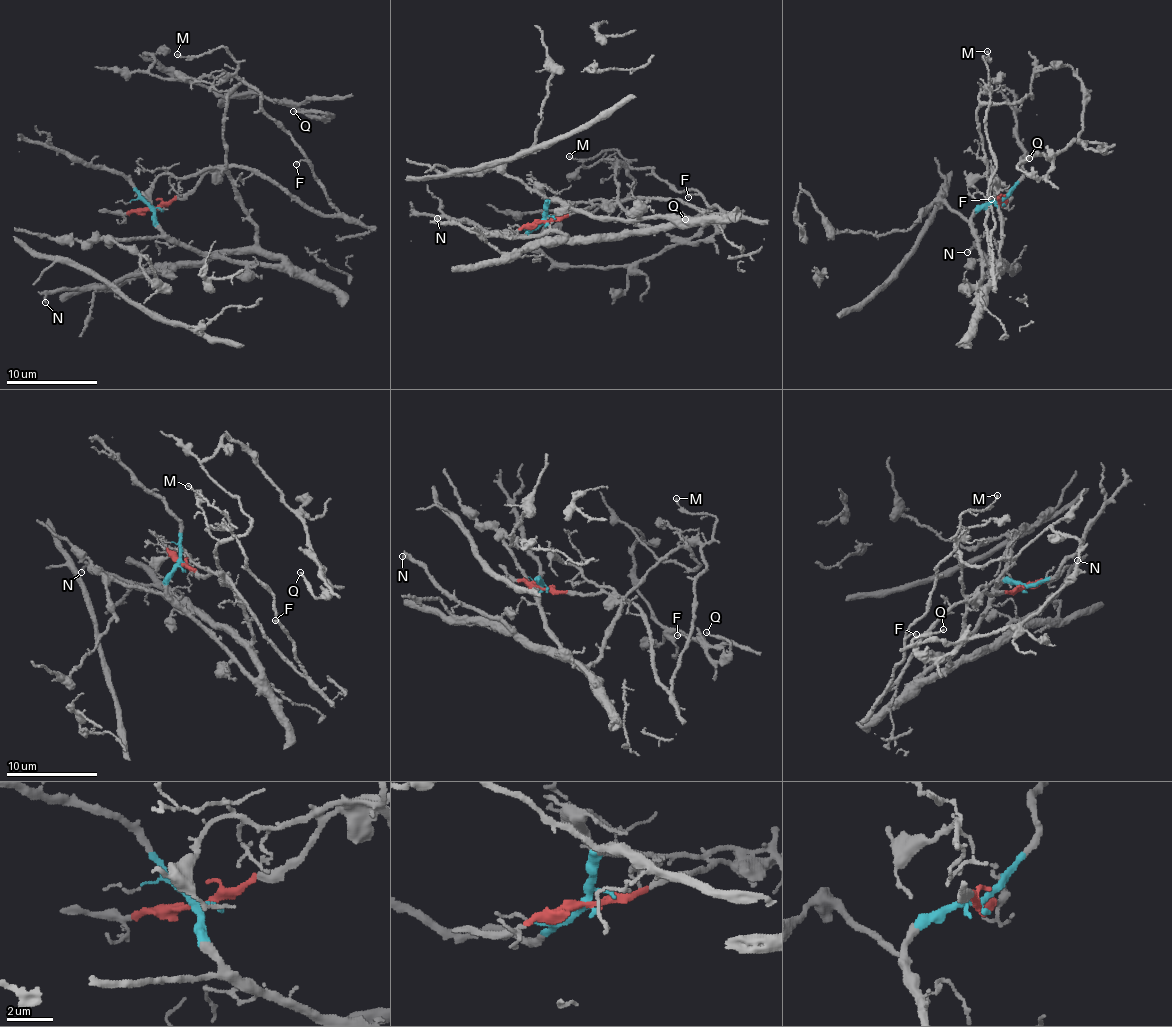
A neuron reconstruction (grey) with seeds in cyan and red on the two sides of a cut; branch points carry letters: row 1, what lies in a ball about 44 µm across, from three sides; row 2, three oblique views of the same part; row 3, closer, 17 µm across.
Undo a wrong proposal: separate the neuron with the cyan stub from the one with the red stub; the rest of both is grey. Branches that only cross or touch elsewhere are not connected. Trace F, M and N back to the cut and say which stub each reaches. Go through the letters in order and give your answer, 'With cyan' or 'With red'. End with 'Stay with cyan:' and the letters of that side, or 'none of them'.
F: With red
M: With red
N: With cyan
Stay with cyan: N

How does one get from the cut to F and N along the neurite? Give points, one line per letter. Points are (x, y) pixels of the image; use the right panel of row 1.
F: (1001, 202), (996, 200), (996, 183), (996, 188), (992, 183), (985, 229), (989, 261), (989, 198), (992, 200)
N: (1001, 202), (983, 204), (971, 224), (983, 290), (996, 277), (998, 257), (987, 260), (978, 245), (967, 253)

